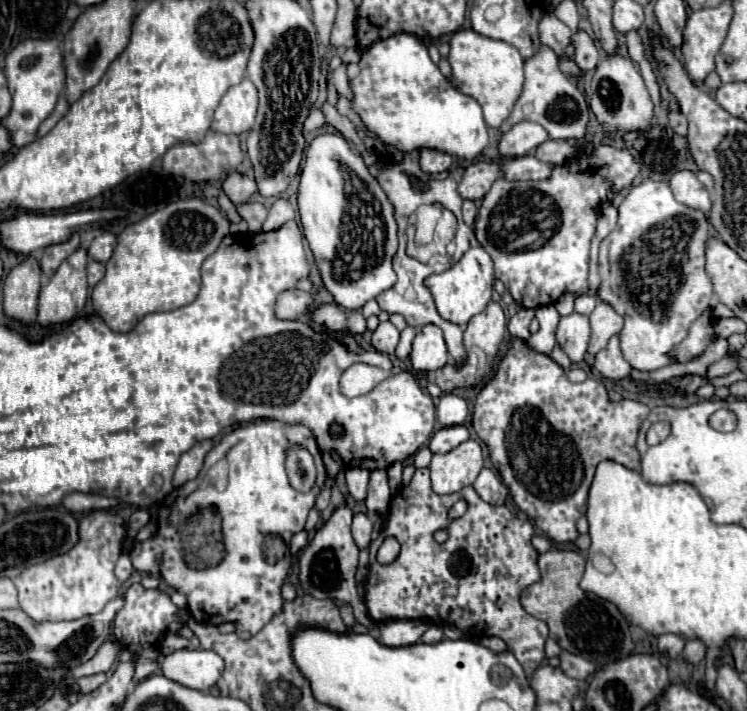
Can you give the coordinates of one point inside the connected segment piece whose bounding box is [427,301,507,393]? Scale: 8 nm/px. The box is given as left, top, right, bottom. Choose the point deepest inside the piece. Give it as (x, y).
(482, 338)

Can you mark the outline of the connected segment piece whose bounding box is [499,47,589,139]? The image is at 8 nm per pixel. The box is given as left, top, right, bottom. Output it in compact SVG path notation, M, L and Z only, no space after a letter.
M543 47L535 57L525 61L525 83L523 91L513 107L509 119L499 127L499 131L511 129L519 121L535 121L543 125L551 139L583 139L589 129L589 105L585 101L583 91L571 83L557 65L557 55Z

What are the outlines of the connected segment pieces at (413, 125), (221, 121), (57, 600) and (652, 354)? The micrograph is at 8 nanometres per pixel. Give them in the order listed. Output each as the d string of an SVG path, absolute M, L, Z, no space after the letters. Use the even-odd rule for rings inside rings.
M395 33L371 43L361 55L359 75L351 81L351 91L351 107L363 125L403 153L431 147L473 161L487 147L489 137L481 105L441 75L425 43L413 33Z
M249 79L231 87L215 109L211 129L225 135L241 135L253 127L257 113L257 89Z
M99 509L79 519L79 543L71 551L27 567L13 581L19 589L21 609L35 621L63 621L81 619L85 615L99 613L119 593L119 581L113 575L113 567L123 551L123 539L127 537L125 521L119 515L107 515Z
M649 179L631 187L629 195L619 205L617 227L601 241L601 285L597 289L597 297L611 305L625 319L625 327L621 329L619 339L623 357L631 367L639 371L655 371L659 367L671 365L671 359L665 353L671 351L675 343L687 337L687 329L691 327L691 323L713 301L713 285L705 273L705 241L709 239L709 235L711 231L705 213L679 203L673 197L669 185L663 181ZM623 255L629 257L627 267L623 263Z

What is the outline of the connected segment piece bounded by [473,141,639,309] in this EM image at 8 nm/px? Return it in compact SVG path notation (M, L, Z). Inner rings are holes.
M587 141L575 145L575 155L571 157L571 161L563 163L563 165L553 165L553 175L543 179L543 181L505 181L505 179L497 179L493 183L493 187L489 189L489 193L483 197L483 203L479 207L479 213L475 217L475 225L473 225L473 231L475 231L475 237L479 241L479 245L491 255L493 263L495 263L495 277L501 279L507 287L507 291L513 295L513 299L517 303L521 303L523 307L531 307L531 309L537 309L541 305L553 305L563 293L577 293L577 295L583 295L587 293L587 275L589 275L589 245L591 245L591 239L595 235L595 223L597 223L597 209L603 201L603 197L607 197L609 191L621 191L625 187L629 187L633 183L633 179L639 175L639 163L635 161L635 157L625 149L625 147L613 147L613 145L593 145L593 149L587 151ZM607 179L613 181L613 185L607 183Z

